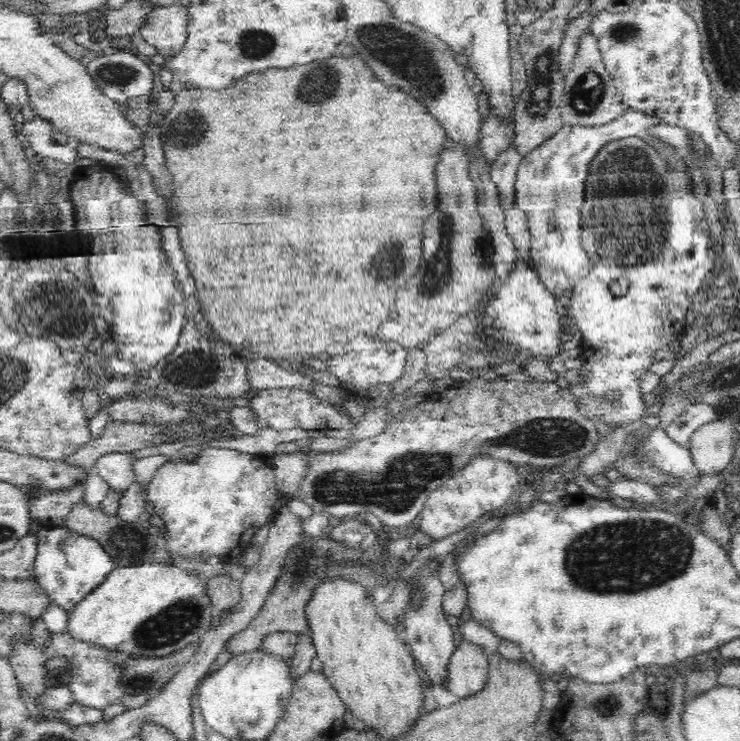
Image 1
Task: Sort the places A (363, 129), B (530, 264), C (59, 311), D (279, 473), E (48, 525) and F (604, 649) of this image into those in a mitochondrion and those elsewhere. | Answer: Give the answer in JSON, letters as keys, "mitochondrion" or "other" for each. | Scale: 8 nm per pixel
{"A":"other","B":"other","C":"mitochondrion","D":"other","E":"other","F":"other"}

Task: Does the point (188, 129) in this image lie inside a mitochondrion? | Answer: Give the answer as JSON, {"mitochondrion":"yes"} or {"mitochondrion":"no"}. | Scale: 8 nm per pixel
{"mitochondrion":"yes"}

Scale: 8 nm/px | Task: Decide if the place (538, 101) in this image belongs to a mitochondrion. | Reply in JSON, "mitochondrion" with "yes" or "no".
{"mitochondrion":"yes"}

